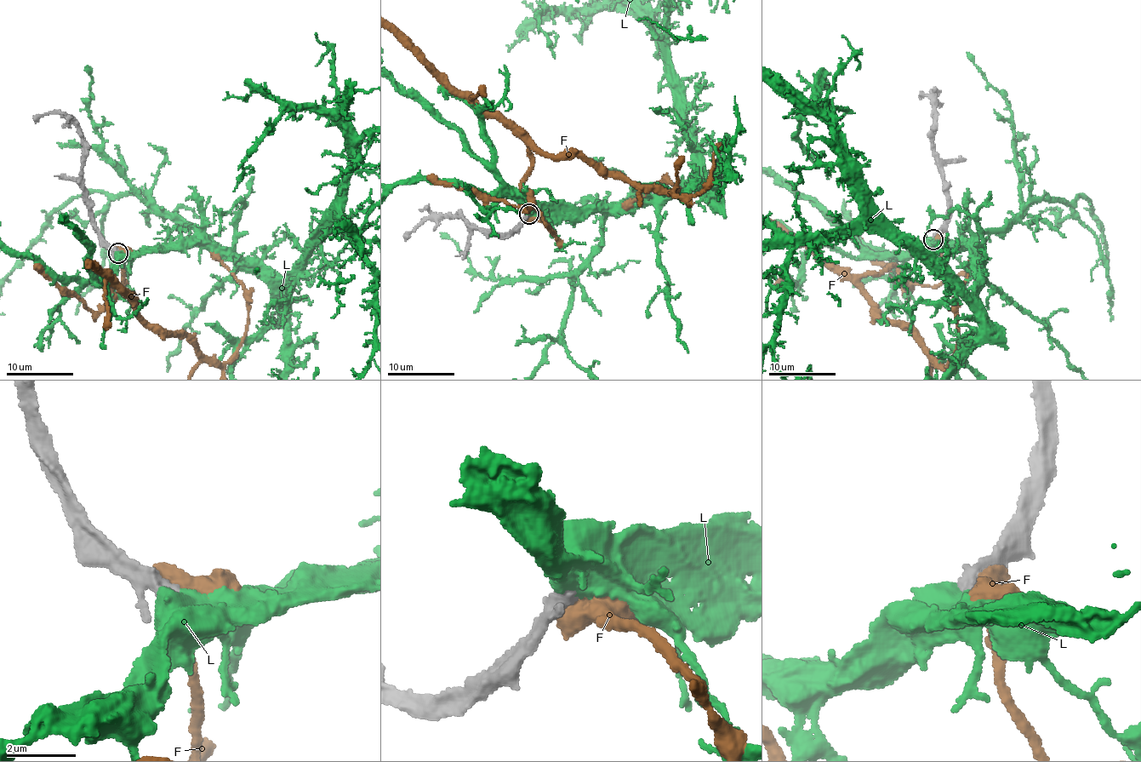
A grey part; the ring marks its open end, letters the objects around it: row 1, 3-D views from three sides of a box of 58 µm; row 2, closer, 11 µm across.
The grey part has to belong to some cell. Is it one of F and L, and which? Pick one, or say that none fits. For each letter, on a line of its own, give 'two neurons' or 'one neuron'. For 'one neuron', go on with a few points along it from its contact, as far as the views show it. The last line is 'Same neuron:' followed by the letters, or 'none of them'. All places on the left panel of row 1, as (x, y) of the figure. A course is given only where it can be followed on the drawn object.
F: two neurons
L: one neuron
Same neuron: L

